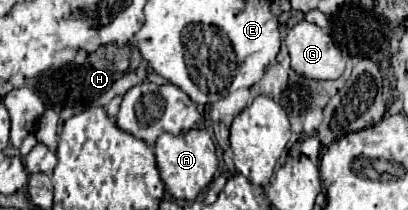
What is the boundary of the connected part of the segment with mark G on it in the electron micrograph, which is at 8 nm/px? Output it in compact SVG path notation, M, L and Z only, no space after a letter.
M309 22L295 24L285 36L291 68L301 76L315 80L333 80L345 72L345 60L319 26Z

